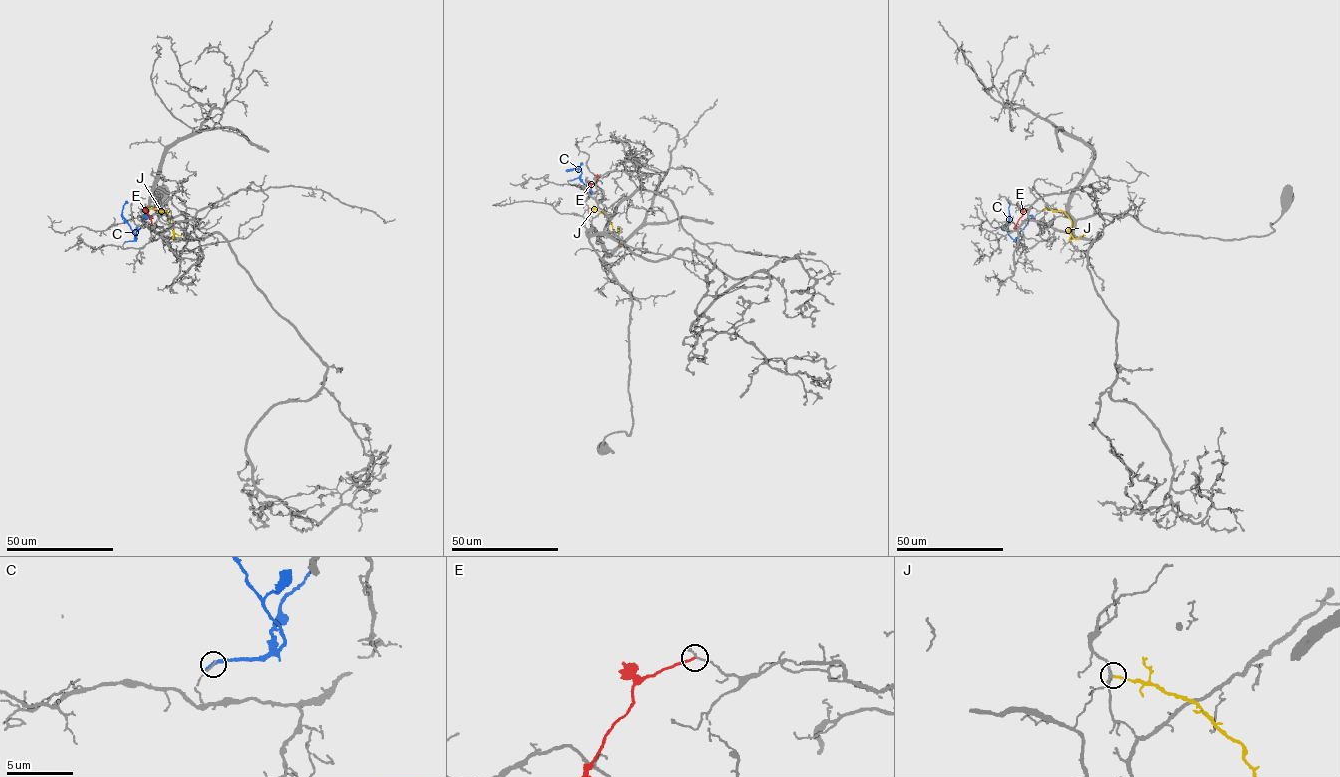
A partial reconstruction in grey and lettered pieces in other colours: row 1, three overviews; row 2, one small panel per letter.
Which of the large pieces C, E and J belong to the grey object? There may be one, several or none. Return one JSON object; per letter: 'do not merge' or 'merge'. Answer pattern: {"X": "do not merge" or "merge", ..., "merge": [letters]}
{"C": "do not merge", "E": "do not merge", "J": "do not merge", "merge": []}

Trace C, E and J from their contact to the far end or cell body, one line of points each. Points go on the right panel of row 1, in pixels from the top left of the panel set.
C: (1019, 242), (1008, 233), (1008, 201)
E: (1032, 208), (1022, 213), (1014, 229)
J: (1046, 209), (1062, 210), (1067, 215), (1071, 221), (1068, 232), (1074, 238), (1085, 235)

